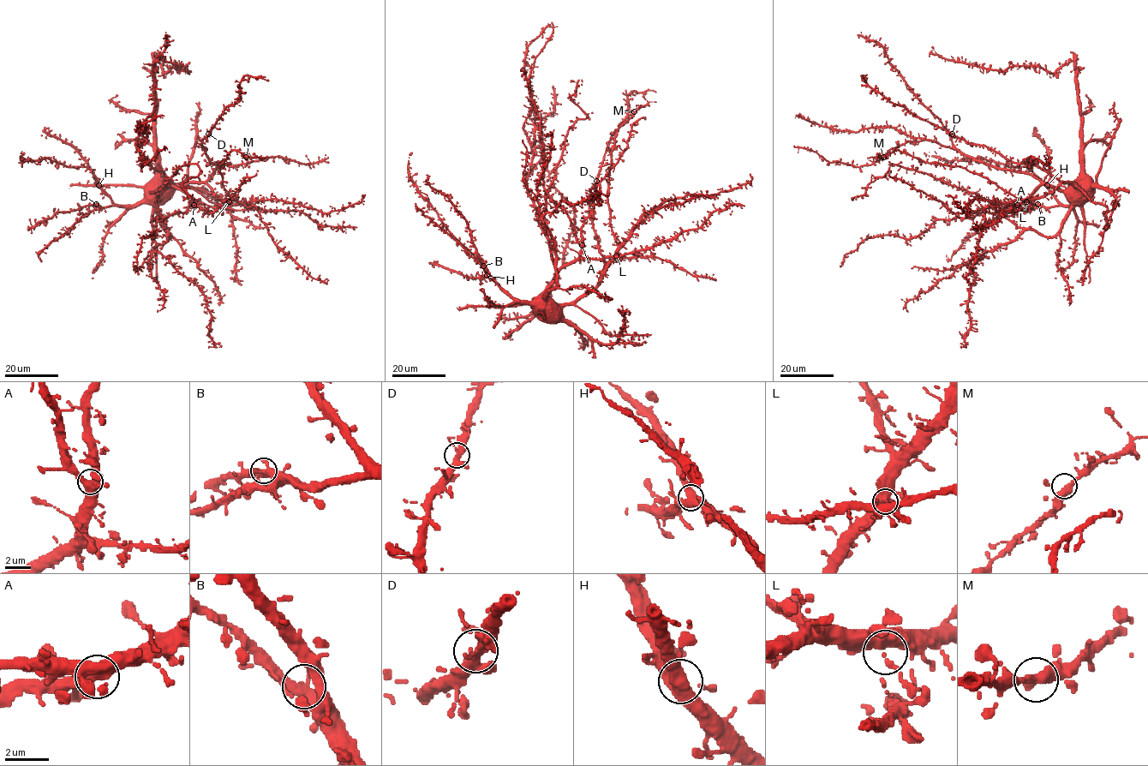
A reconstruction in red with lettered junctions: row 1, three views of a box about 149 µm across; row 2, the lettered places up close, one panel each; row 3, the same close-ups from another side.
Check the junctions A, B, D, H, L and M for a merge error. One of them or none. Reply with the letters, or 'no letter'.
no letter

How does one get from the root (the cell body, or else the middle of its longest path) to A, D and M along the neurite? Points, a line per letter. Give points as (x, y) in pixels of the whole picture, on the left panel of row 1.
A: (163, 182), (158, 189), (172, 185), (184, 191), (194, 205)
D: (163, 182), (166, 180), (172, 185), (200, 183), (213, 173), (217, 166), (209, 159), (201, 145), (209, 134)
M: (163, 182), (172, 185), (206, 183), (219, 198), (230, 198), (223, 186), (221, 164), (231, 150), (246, 157)

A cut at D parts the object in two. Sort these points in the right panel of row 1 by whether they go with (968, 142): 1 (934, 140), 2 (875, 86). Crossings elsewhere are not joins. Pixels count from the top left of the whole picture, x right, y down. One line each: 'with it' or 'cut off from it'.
1: with it
2: cut off from it

